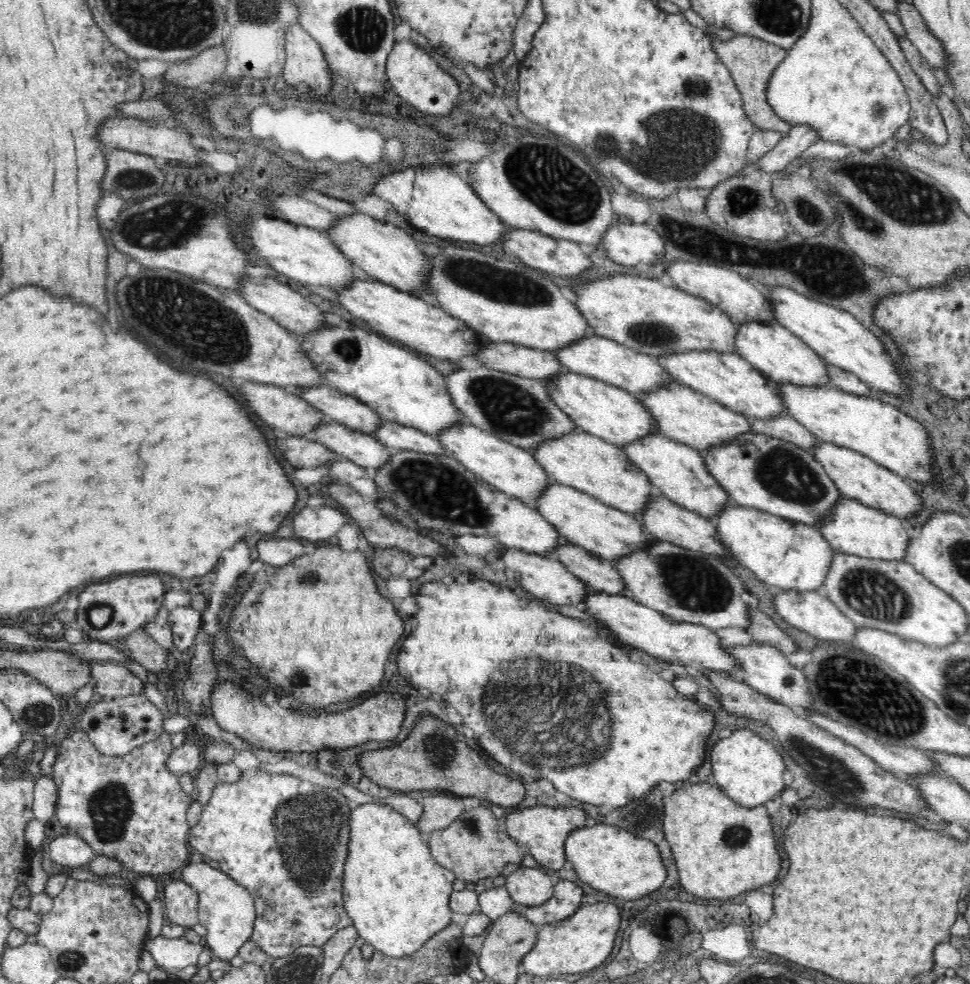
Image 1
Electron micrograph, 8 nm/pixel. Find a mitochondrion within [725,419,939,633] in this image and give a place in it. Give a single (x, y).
(782, 472)

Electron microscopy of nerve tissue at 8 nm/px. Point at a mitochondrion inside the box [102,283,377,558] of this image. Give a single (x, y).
(347, 351)

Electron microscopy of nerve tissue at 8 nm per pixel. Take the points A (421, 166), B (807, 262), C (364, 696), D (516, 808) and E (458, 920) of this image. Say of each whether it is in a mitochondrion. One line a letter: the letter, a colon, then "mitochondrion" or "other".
A: other
B: mitochondrion
C: other
D: other
E: other

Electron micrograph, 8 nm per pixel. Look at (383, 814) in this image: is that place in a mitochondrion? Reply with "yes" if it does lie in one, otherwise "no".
no

